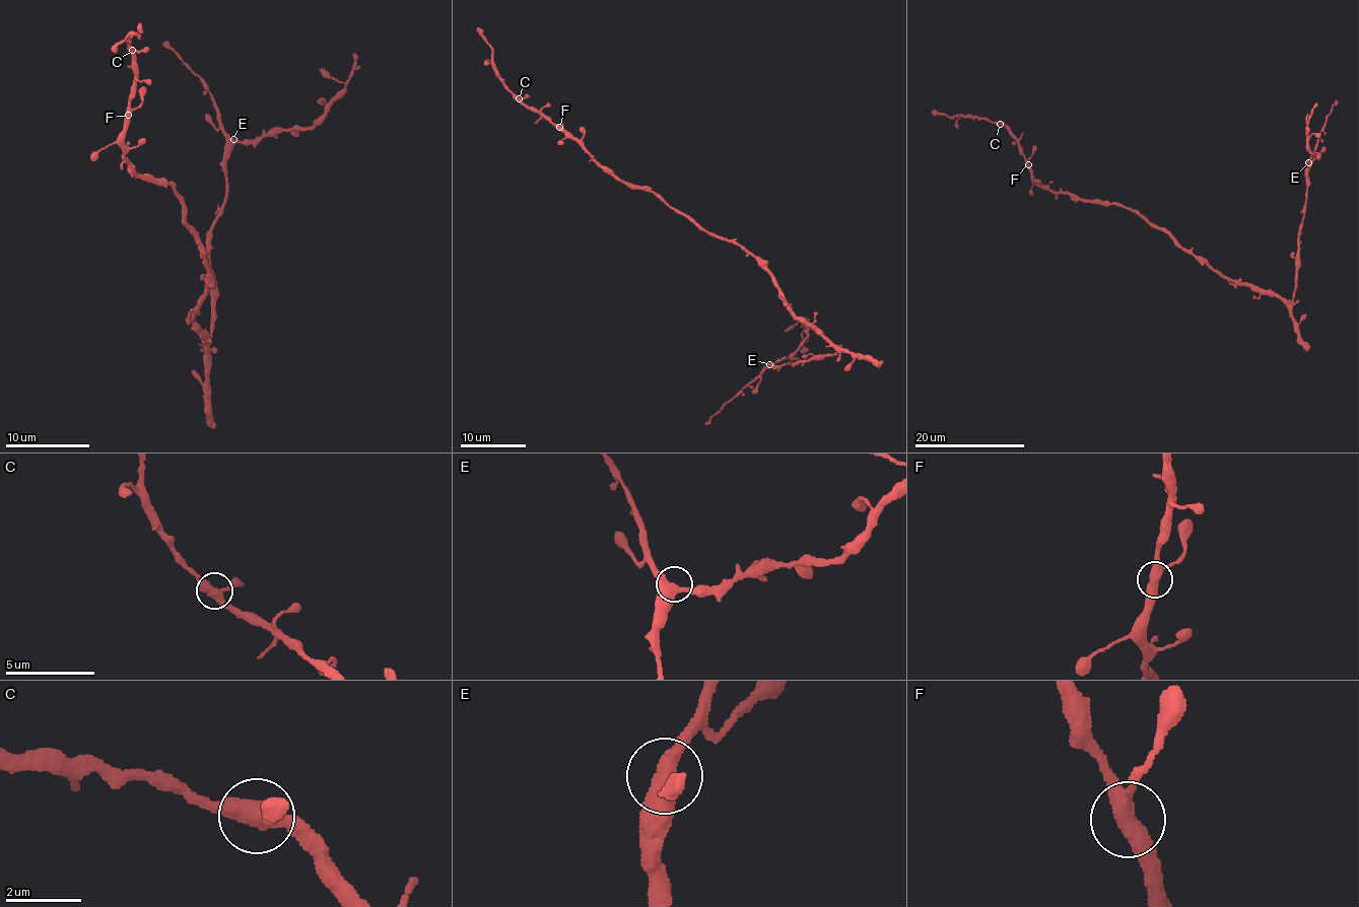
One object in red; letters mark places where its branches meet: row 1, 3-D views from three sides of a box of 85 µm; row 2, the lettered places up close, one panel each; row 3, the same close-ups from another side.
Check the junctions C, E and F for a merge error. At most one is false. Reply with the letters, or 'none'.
none

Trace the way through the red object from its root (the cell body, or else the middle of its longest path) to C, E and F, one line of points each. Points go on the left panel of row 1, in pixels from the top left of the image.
C: (208, 287), (204, 258), (171, 186), (134, 177), (126, 159), (123, 137), (135, 74), (131, 50)
E: (208, 287), (205, 287), (191, 314), (203, 331), (209, 351), (211, 225), (225, 196), (225, 153), (233, 139)
F: (208, 287), (204, 258), (171, 186), (132, 173), (123, 139), (128, 115)

